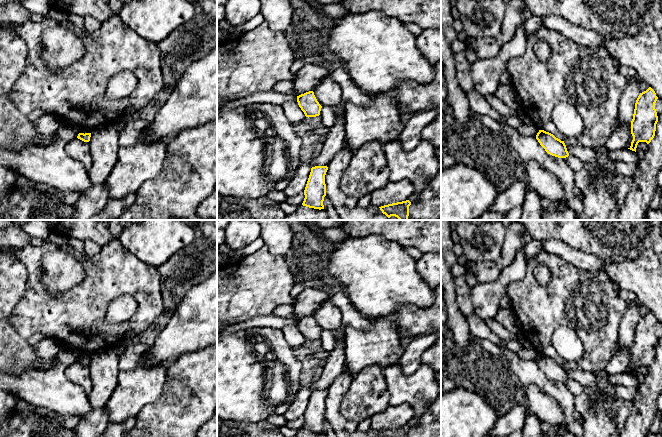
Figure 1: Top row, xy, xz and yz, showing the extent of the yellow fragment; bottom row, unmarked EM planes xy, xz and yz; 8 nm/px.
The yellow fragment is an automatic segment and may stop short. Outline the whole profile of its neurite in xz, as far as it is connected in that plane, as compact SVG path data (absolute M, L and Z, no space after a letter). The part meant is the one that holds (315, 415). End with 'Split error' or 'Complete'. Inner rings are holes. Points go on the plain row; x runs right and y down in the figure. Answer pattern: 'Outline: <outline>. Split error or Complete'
Outline: M315 390L311 396L304 414L303 430L324 433L323 425L326 420L325 399L328 394L327 390Z. Complete

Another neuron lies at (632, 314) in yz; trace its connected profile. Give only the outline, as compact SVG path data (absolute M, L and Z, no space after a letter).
M627 300L628 305L620 320L618 339L615 344L617 353L631 347L633 343L635 327L641 317L641 305L637 300Z

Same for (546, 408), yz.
M529 385L524 388L530 411L534 413L540 421L552 425L565 423L563 409L553 397L543 393L535 385Z

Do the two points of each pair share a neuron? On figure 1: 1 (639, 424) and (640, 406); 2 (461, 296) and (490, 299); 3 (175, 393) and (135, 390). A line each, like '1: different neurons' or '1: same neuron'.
1: same neuron
2: different neurons
3: different neurons

